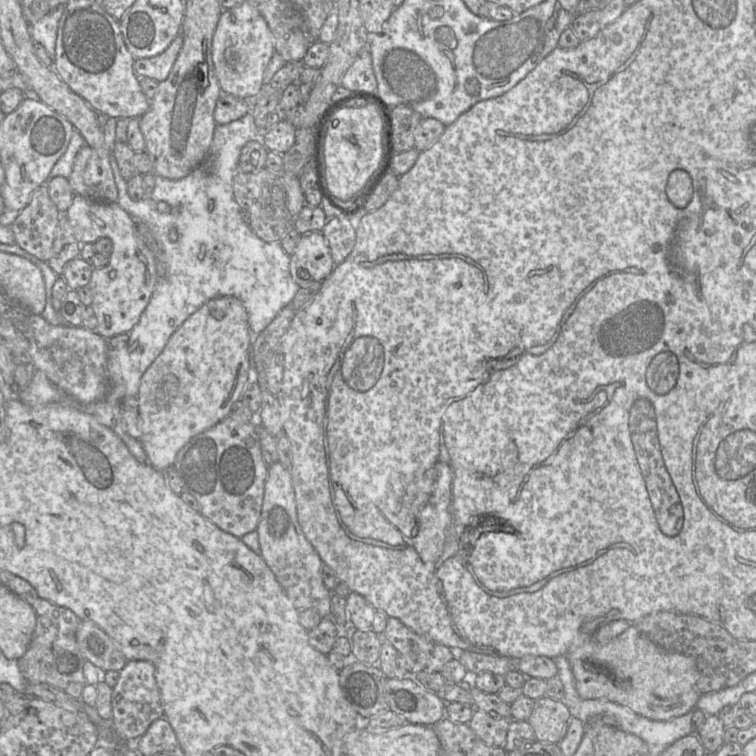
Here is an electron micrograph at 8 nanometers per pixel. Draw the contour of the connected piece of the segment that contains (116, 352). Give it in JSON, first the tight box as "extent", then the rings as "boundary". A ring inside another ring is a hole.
{"extent":[81,112,300,464],"boundary":[[[251,112],[228,124],[216,125],[208,156],[203,163],[182,179],[171,180],[156,176],[151,196],[138,201],[130,198],[127,180],[121,175],[116,158],[111,151],[110,166],[118,189],[117,203],[137,222],[145,224],[150,230],[157,243],[157,257],[165,263],[165,276],[158,277],[150,301],[139,322],[129,332],[129,340],[125,347],[110,348],[108,351],[109,387],[106,396],[100,401],[81,405],[81,409],[111,429],[139,463],[148,464],[148,457],[141,443],[127,432],[121,414],[121,402],[125,397],[137,397],[143,374],[161,354],[173,333],[209,300],[232,296],[242,301],[248,314],[250,330],[253,335],[258,335],[284,307],[291,304],[300,288],[291,277],[290,256],[283,250],[280,241],[265,242],[260,239],[242,220],[240,206],[234,197],[233,179],[238,171],[241,151],[251,139],[260,137],[260,134]],[[160,201],[171,206],[170,213],[158,211],[157,202]],[[171,229],[176,229],[178,233],[176,241],[169,239]]]}

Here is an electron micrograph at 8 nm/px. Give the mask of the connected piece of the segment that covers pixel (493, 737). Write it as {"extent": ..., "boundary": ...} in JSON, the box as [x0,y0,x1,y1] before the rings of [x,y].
{"extent":[468,709,511,747],"boundary":[[[475,709],[468,725],[485,744],[503,747],[511,720],[493,717],[482,710]]]}

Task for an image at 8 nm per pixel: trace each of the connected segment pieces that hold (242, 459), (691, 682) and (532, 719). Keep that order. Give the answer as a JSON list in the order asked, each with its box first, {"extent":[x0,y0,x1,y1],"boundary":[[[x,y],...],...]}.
[{"extent":[174,416,268,539],"boundary":[[[228,416],[194,436],[178,452],[174,463],[183,481],[183,491],[195,497],[199,513],[221,530],[240,539],[257,528],[268,474],[257,425],[257,421],[239,422]]]},{"extent":[565,625,701,721],"boundary":[[[634,625],[623,633],[600,645],[591,637],[583,644],[574,645],[565,655],[575,678],[575,687],[582,699],[603,699],[626,706],[651,720],[668,721],[697,707],[701,696],[697,682],[699,671],[693,657],[661,648]]]},{"extent":[527,696,572,743],"boundary":[[[543,696],[534,701],[534,708],[527,720],[532,727],[536,740],[558,743],[565,735],[572,718],[562,700]]]}]

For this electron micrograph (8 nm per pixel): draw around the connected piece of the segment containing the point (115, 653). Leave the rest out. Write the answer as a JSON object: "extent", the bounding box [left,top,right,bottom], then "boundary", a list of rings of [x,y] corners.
{"extent":[76,620,127,672],"boundary":[[[80,620],[76,631],[77,644],[85,660],[103,672],[120,671],[127,659],[117,643],[91,620]]]}

